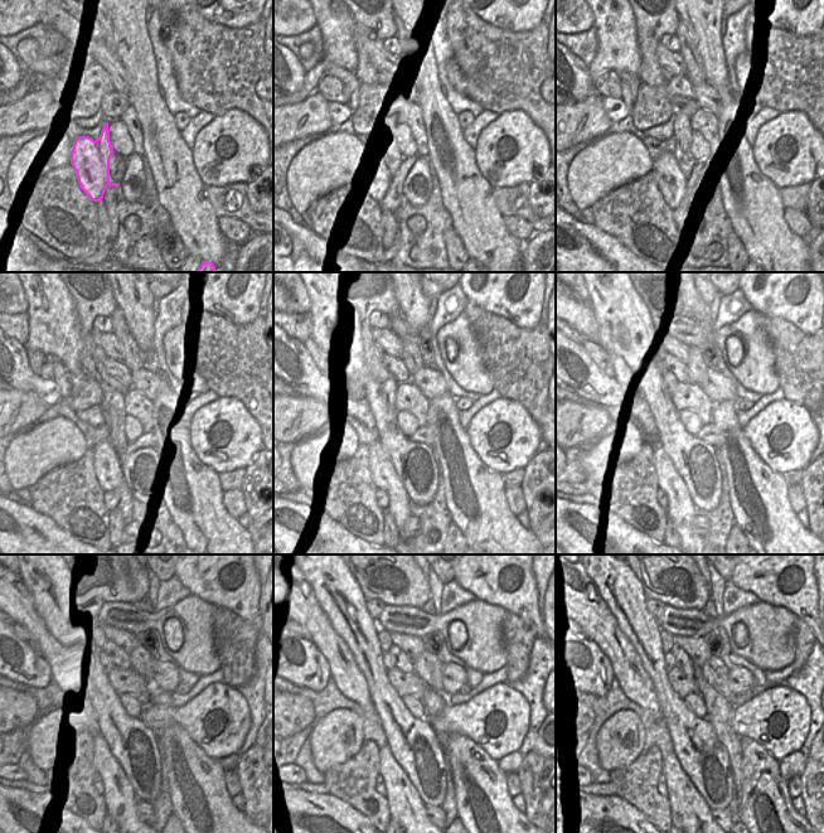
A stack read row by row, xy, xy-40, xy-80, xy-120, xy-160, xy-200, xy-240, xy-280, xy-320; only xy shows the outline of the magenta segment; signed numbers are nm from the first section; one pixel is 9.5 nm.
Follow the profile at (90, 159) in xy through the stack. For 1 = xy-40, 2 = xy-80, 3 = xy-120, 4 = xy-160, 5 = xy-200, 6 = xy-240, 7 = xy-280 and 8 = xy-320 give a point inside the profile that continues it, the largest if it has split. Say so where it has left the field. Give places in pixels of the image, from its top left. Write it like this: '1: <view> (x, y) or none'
1: xy-40 (382, 174)
2: xy-80 (672, 182)
3: xy-120 (106, 460)
4: xy-160 (383, 474)
5: xy-200 (680, 508)
6: xy-240 (120, 798)
7: xy-280 (406, 808)
8: xy-320 (688, 810)

